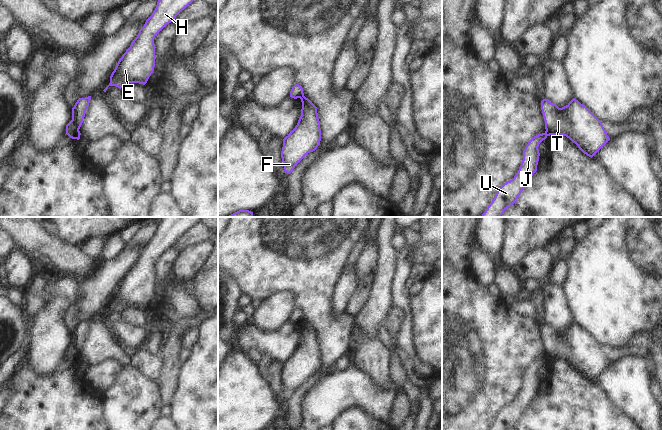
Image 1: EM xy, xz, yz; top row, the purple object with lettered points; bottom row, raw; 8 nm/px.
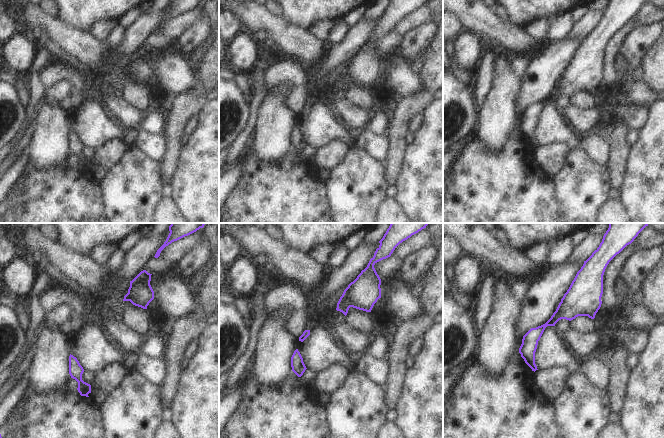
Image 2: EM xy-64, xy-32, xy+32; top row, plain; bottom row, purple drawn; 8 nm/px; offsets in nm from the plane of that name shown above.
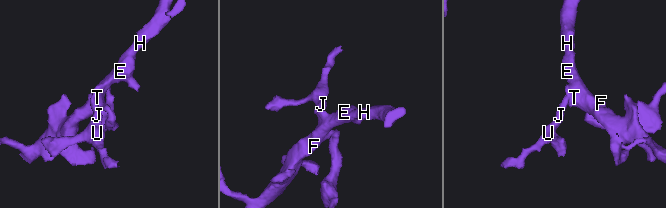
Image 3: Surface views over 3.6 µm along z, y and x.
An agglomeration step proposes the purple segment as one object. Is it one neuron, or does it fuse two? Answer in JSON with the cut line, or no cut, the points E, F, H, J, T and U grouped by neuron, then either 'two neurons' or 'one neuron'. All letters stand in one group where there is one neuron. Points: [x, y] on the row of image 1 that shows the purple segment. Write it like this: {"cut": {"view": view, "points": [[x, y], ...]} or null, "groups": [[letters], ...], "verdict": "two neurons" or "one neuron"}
{"cut": {"view": "xy", "points": [[71, 120], [77, 126], [80, 134]]}, "groups": [["E", "F", "H", "T"], ["J", "U"]], "verdict": "two neurons"}

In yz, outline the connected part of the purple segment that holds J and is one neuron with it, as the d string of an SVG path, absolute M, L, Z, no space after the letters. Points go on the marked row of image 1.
M545 133L534 136L523 151L523 160L514 178L504 183L497 191L481 217L500 217L504 211L513 205L527 182L537 171L539 161L539 144L547 138Z

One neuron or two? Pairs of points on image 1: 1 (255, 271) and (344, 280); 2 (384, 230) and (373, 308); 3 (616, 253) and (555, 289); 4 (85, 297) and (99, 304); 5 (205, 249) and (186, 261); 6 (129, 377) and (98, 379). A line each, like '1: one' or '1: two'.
1: two
2: one
3: two
4: one
5: one
6: two

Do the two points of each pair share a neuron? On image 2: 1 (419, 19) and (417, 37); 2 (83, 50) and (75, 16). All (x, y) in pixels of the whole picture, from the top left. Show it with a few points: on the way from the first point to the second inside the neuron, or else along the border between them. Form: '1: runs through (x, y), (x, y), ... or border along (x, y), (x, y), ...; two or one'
1: border along (431, 19), (412, 27), (402, 36); two
2: border along (58, 17), (67, 24), (88, 32); two

